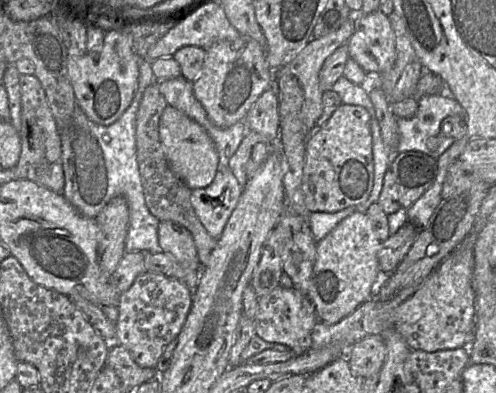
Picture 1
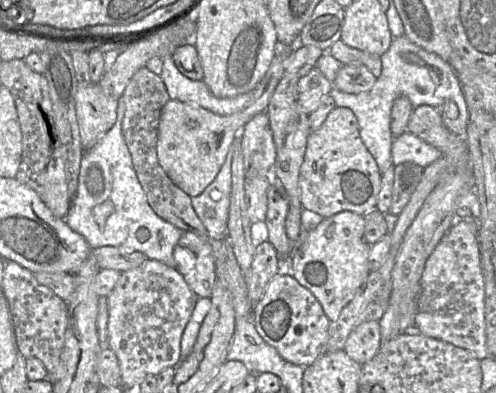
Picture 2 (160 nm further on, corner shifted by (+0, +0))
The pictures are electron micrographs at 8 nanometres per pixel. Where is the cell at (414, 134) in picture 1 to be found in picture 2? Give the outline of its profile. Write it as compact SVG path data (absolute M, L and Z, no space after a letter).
M407 131L394 137L391 151L394 166L412 162L425 168L443 156L440 150Z

